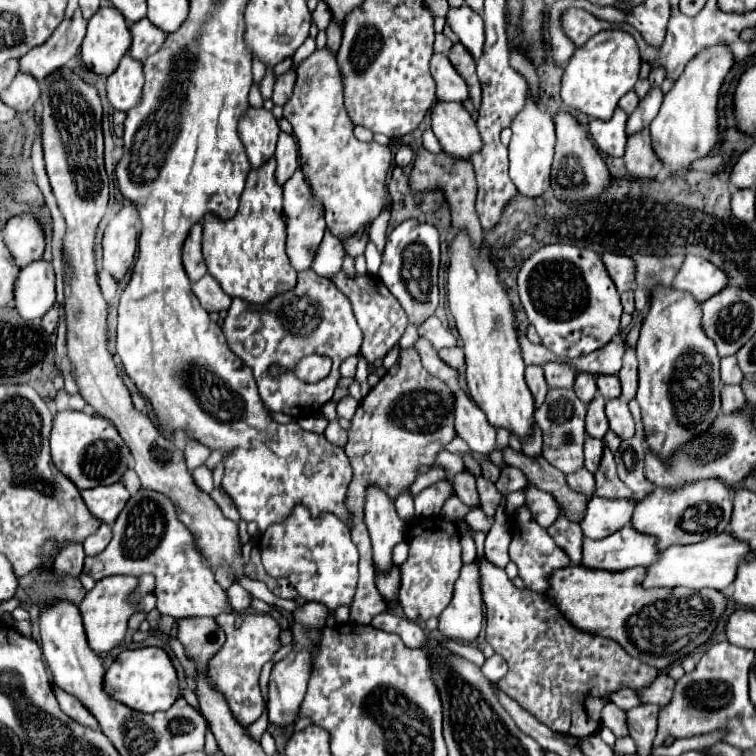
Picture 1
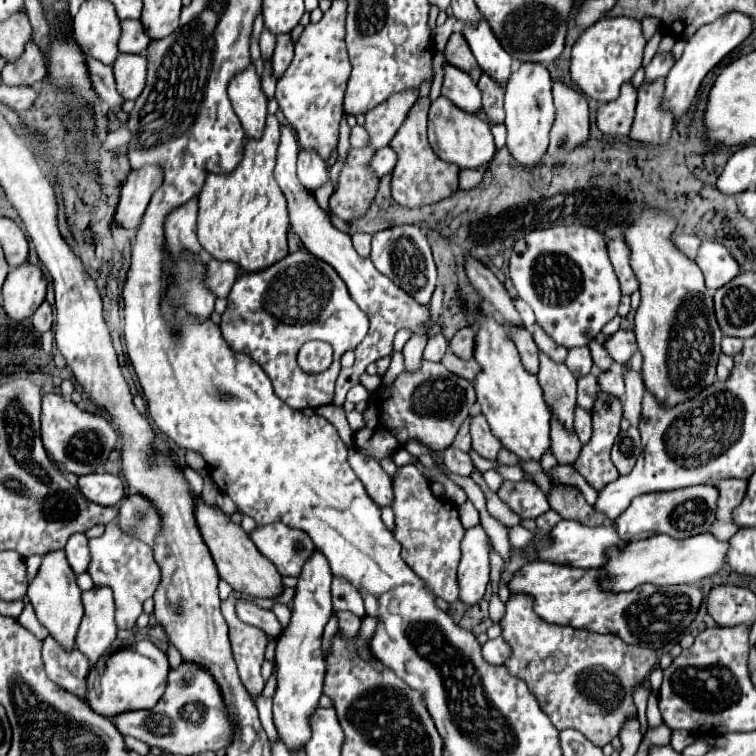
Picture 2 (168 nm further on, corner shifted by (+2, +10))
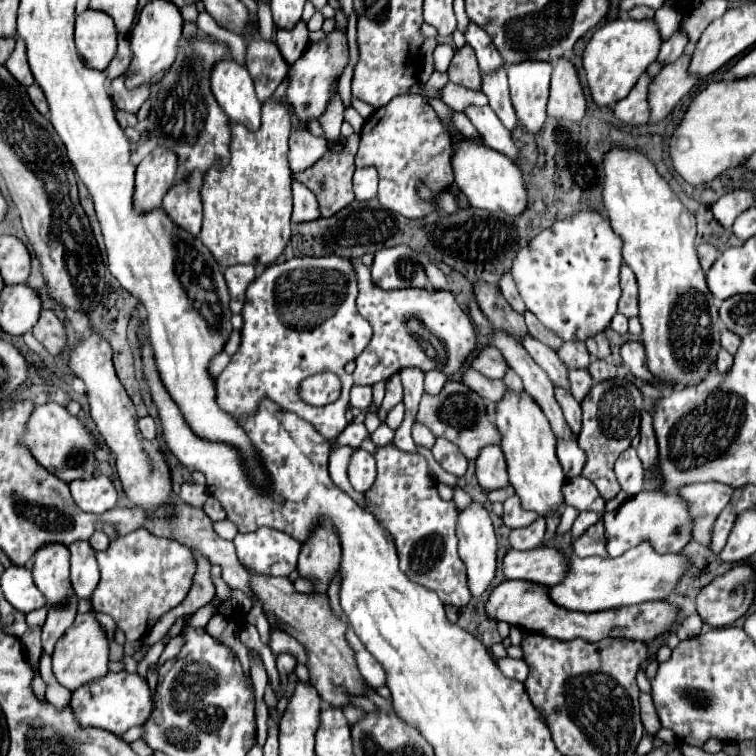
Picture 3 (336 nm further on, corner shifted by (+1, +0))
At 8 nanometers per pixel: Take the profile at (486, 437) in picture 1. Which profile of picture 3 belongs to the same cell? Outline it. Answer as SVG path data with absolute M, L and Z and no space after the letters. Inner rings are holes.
M489 445L479 451L477 457L477 479L479 485L487 491L505 487L507 481L507 467L505 467L505 457L499 445Z

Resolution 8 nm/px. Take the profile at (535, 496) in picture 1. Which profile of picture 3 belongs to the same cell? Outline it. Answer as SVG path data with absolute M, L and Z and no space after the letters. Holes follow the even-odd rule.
M517 495L509 497L505 503L503 503L503 523L509 527L509 529L517 529L517 527L525 527L529 523L533 523L533 519L537 519L539 515L533 515L533 511L525 511L521 507L521 501L517 499Z

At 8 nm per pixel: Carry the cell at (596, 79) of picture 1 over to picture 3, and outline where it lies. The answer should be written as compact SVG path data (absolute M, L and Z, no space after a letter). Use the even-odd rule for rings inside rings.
M623 17L609 21L601 29L597 29L583 51L583 69L587 75L587 85L593 101L601 107L607 107L625 99L625 95L629 95L637 79L657 59L659 47L661 47L661 39L653 19L635 21Z

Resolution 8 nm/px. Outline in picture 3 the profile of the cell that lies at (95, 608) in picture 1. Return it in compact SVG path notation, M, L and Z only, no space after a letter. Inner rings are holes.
M93 611L77 613L75 623L61 637L61 641L57 643L55 653L53 653L53 673L55 673L57 681L63 687L67 687L69 691L75 691L83 683L89 683L93 679L103 677L109 671L107 661L109 661L109 643L107 643L107 635L105 635L103 625L97 621Z

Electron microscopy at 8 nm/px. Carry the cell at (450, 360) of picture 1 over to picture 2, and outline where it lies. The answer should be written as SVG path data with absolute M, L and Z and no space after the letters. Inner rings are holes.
M472 327L460 329L450 343L450 351L458 355L460 359L472 359L474 357L474 329Z

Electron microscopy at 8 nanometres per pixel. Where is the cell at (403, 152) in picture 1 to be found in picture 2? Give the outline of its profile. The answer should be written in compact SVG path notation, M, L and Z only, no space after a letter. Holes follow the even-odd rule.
M390 147L378 149L374 157L370 159L370 171L380 179L392 171L392 165L396 165L396 153L392 153Z

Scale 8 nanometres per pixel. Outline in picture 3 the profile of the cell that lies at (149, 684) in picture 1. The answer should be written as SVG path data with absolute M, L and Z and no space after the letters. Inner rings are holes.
M109 671L105 677L95 679L93 683L85 683L85 687L79 687L77 691L73 691L71 707L81 725L101 727L121 737L131 727L143 725L149 719L151 709L153 709L153 695L151 695L151 687L147 679L141 677L139 673L127 673L127 671L111 673Z

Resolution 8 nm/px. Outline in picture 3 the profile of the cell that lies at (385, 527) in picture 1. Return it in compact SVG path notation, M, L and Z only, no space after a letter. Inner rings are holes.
M357 449L351 457L349 463L349 481L351 487L359 493L369 491L369 487L373 487L377 479L377 467L375 467L375 457L369 455L363 449Z

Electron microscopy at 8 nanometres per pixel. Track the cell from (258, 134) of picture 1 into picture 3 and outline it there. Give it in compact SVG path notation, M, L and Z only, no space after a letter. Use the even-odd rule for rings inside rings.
M233 59L219 61L211 73L211 89L231 121L251 131L261 127L261 103L257 101L253 79L245 67Z

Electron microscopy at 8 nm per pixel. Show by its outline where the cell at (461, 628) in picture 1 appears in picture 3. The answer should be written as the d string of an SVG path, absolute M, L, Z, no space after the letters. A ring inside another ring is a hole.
M471 503L469 509L459 511L459 523L457 523L457 537L459 537L459 557L463 559L467 567L467 581L469 591L473 597L479 597L487 591L491 581L495 579L497 571L497 537L493 531L493 523L489 513L483 505Z

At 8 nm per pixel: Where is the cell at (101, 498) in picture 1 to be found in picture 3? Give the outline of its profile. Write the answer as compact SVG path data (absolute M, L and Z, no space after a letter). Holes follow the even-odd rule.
M89 477L69 483L75 503L87 513L105 513L117 505L117 491L109 477Z

